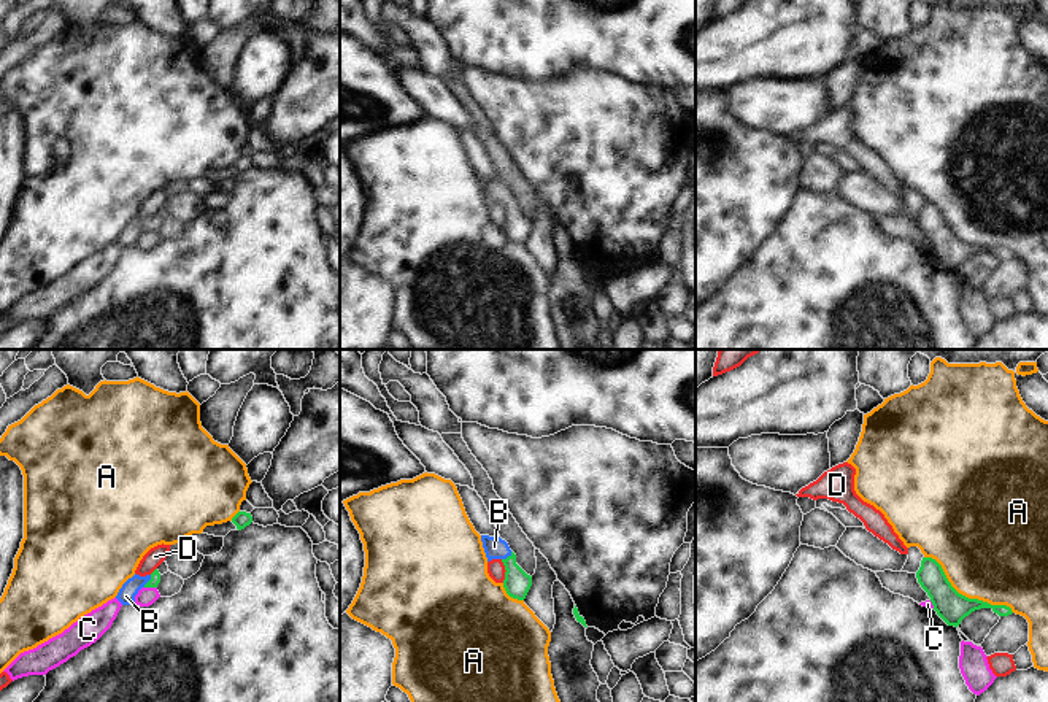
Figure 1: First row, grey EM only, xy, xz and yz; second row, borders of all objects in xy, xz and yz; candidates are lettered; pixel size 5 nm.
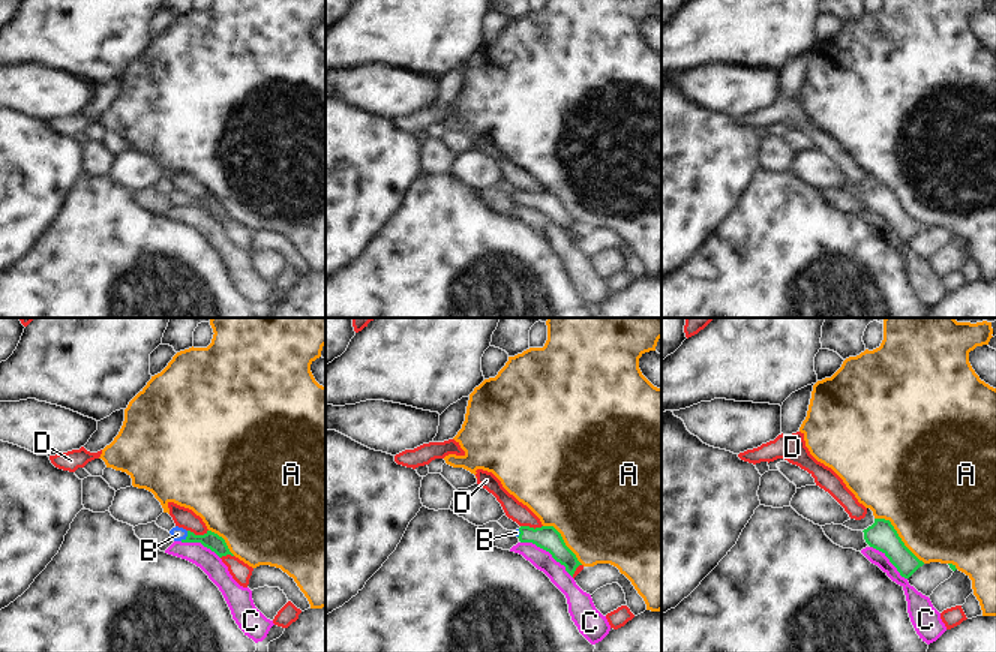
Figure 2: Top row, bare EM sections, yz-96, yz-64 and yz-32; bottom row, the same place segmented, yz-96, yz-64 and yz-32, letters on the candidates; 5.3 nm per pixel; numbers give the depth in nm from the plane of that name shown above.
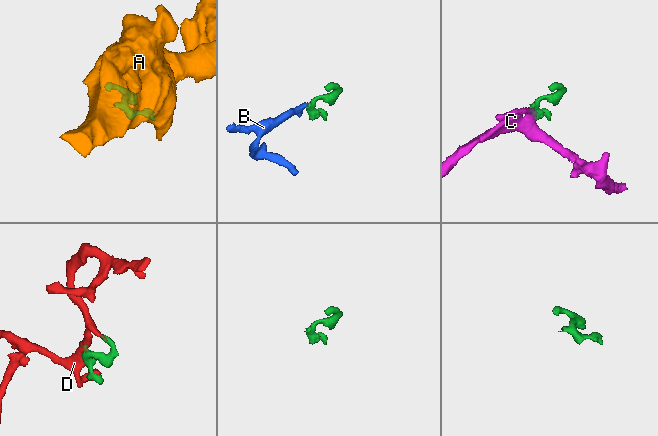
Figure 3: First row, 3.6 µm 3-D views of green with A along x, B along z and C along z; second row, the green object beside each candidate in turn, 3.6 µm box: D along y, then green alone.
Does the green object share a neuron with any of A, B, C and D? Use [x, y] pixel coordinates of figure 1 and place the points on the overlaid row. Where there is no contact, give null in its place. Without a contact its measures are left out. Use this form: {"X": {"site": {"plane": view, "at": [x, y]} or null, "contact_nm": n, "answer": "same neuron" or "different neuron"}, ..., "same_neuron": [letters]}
{"A": {"site": {"plane": "yz", "at": [964, 596]}, "contact_nm": 550, "answer": "different neuron"}, "B": {"site": {"plane": "xz", "at": [508, 556]}, "contact_nm": 70, "answer": "same neuron"}, "C": {"site": {"plane": "xy", "at": [151, 586]}, "contact_nm": 60, "answer": "different neuron"}, "D": {"site": {"plane": "xz", "at": [505, 569]}, "contact_nm": 120, "answer": "different neuron"}, "same_neuron": ["B"]}

